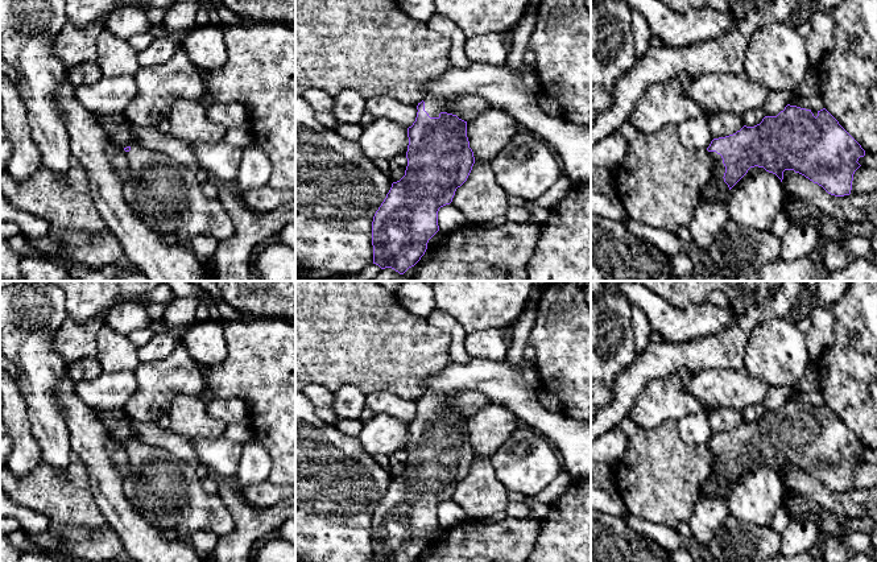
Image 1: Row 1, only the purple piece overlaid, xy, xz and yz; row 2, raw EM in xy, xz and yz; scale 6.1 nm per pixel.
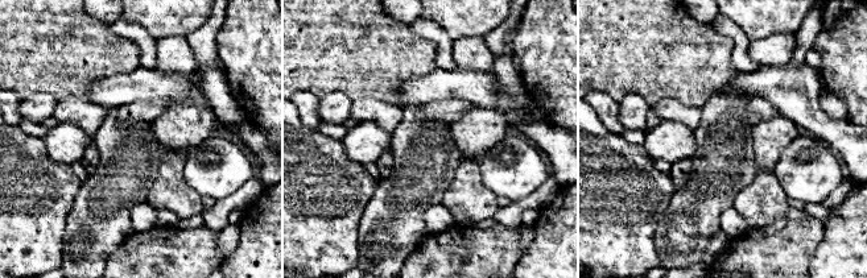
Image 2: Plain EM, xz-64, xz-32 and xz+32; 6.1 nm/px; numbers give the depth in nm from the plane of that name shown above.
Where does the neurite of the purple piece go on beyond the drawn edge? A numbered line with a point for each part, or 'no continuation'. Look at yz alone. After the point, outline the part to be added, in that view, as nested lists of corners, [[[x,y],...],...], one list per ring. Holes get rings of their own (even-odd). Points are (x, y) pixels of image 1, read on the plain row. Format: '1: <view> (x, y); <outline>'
1: yz (719, 484); [[[708,447],[710,454],[712,456],[712,466],[719,464],[720,467],[717,468],[716,476],[713,478],[712,474],[710,478],[700,485],[699,493],[707,492],[707,493],[724,493],[727,495],[729,489],[729,483],[724,478],[724,468],[725,468],[725,462],[723,459],[723,454],[720,450],[716,447]]]

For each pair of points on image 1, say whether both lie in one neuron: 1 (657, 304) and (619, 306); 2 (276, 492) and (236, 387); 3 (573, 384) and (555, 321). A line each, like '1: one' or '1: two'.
1: two
2: two
3: one

